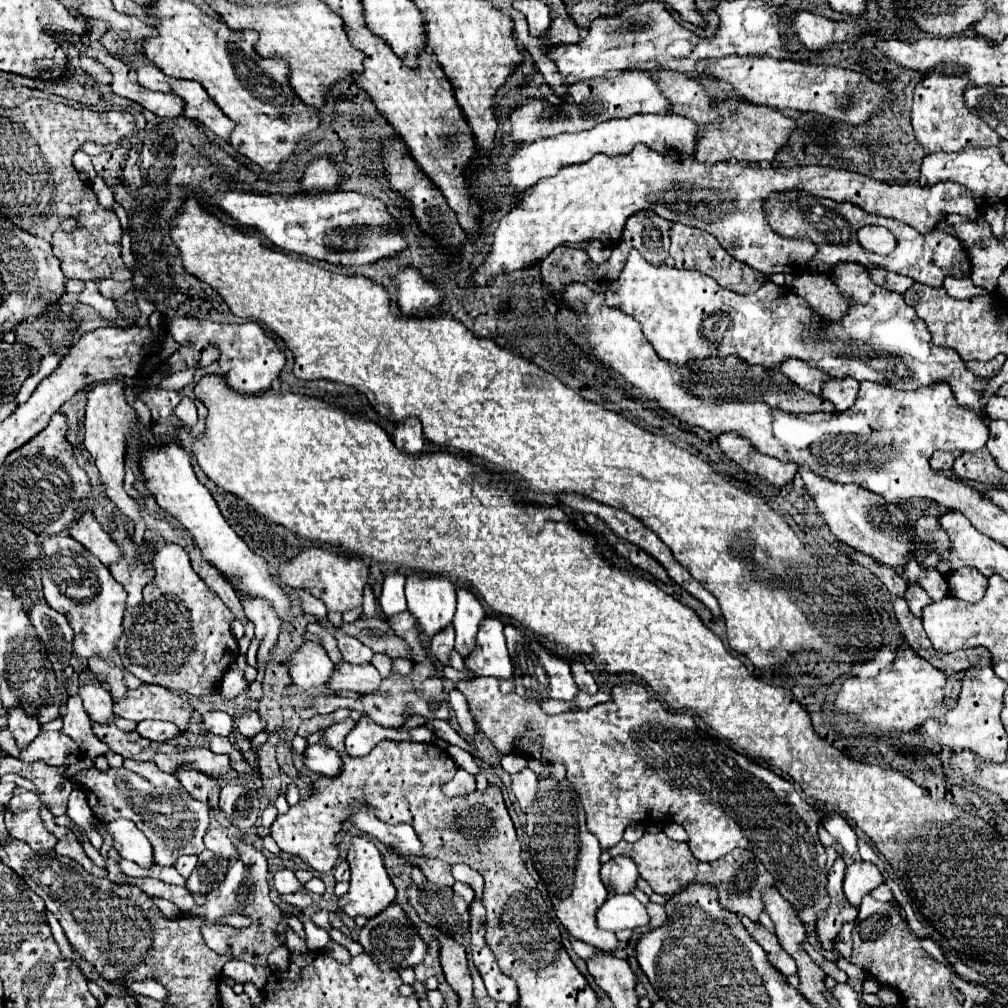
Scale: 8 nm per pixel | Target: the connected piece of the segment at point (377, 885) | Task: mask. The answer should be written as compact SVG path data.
M355 835L351 837L349 843L349 851L347 851L347 863L351 869L351 881L349 881L349 891L347 895L343 895L339 899L339 905L343 907L343 911L351 917L357 915L365 915L367 919L375 917L381 909L385 909L389 903L395 901L395 887L387 875L385 863L383 863L383 855L381 851L375 847L373 841L369 841L367 837Z

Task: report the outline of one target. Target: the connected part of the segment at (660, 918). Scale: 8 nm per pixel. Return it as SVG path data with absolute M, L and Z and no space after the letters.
M649 903L649 905L647 905L647 911L649 911L649 917L651 917L651 923L649 923L647 927L637 929L638 934L647 933L647 931L651 931L651 929L659 929L659 927L663 925L663 921L665 921L665 909L663 909L663 905Z

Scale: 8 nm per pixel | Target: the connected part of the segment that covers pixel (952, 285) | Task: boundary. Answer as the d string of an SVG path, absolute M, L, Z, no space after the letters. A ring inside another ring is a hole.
M947 277L947 279L943 281L943 287L947 289L947 293L949 293L953 299L967 299L967 297L973 297L973 295L981 295L981 293L985 293L983 289L975 287L975 285L971 283L969 277L965 277L965 279Z

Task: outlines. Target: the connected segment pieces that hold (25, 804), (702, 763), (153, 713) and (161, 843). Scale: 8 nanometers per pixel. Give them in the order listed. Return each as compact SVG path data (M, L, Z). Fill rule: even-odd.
M17 787L13 799L5 807L5 827L13 839L27 843L35 851L53 849L57 837L43 827L39 807L41 801L35 793Z
M493 677L457 681L455 689L465 695L475 723L499 753L519 753L527 759L545 763L559 761L565 765L567 781L581 797L587 815L587 829L599 839L603 849L617 845L623 839L623 831L631 823L651 821L651 825L655 825L675 821L689 833L691 853L699 861L715 861L735 847L749 849L757 857L763 855L763 865L771 875L775 875L777 891L789 903L801 907L799 919L805 925L813 927L817 915L827 907L827 853L823 853L823 845L817 837L819 815L815 809L797 793L791 781L729 749L723 741L699 729L691 715L671 713L643 685L617 685L613 687L615 697L609 703L595 705L589 711L565 711L559 715L547 715L537 701L525 701L515 691L503 695L499 681Z
M141 685L139 689L129 689L125 699L113 703L113 713L131 721L161 719L173 721L181 733L187 731L187 723L195 707L179 695L173 695L161 685Z
M125 767L121 769L109 769L105 773L97 771L97 769L89 769L89 771L81 771L77 777L77 787L85 791L87 801L95 813L95 817L99 821L113 821L113 819L129 819L133 823L137 823L137 827L147 835L147 839L153 843L155 851L169 851L169 865L173 865L177 861L179 855L199 855L205 845L203 845L203 835L207 831L209 825L209 805L201 803L197 799L193 799L185 789L181 791L173 791L167 787L153 787L149 781L145 781L143 777L139 777L133 771L127 771Z

